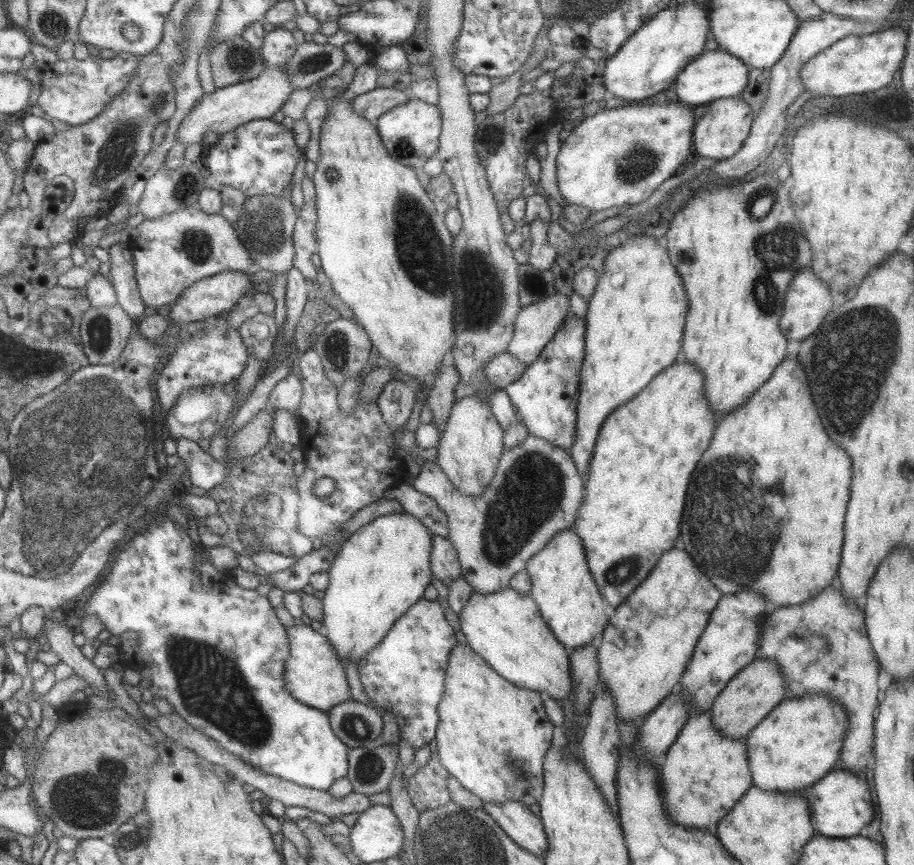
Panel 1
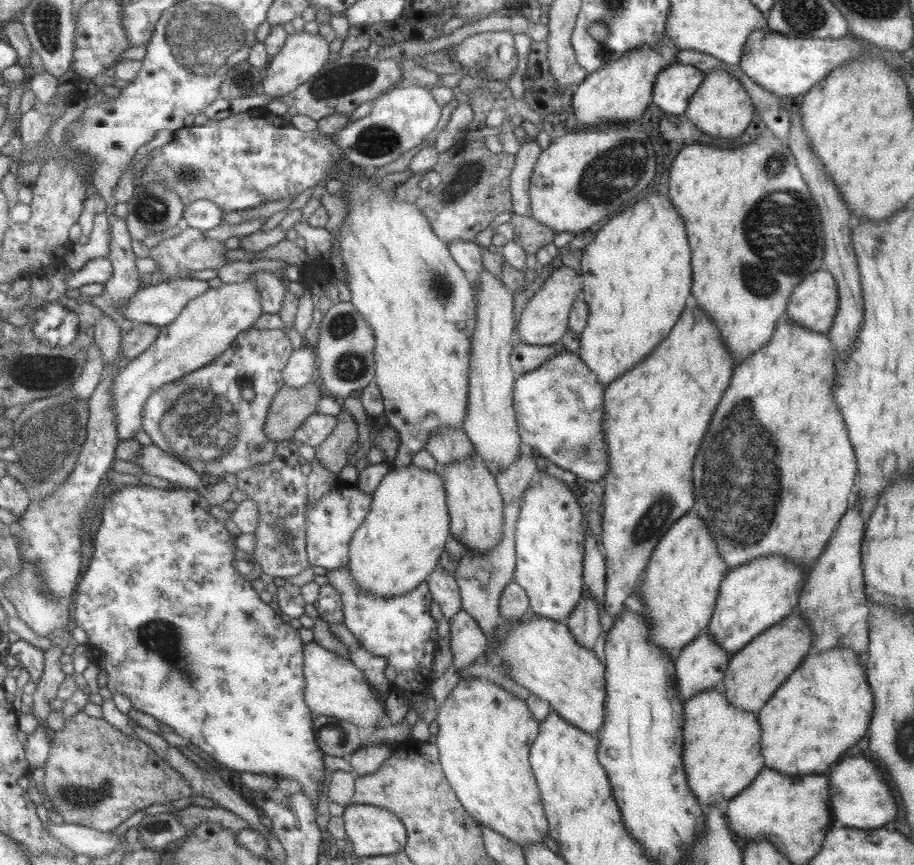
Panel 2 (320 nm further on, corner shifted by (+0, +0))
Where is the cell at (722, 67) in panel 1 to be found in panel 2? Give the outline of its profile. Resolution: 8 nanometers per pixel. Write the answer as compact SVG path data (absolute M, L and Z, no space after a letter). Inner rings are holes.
M675 62L667 65L666 69L655 75L652 108L655 104L667 114L681 114L699 84L703 82L703 78L705 74L692 66Z

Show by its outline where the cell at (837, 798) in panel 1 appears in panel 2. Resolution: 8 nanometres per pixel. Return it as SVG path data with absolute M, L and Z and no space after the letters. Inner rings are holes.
M863 756L841 760L829 776L828 797L833 822L861 830L890 827L897 816L897 802L889 787L873 760Z

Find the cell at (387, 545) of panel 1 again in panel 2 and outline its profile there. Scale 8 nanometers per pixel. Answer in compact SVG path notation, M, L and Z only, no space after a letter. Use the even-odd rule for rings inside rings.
M390 465L372 492L369 510L349 541L347 568L359 590L391 598L415 590L438 566L449 532L443 479L437 470Z

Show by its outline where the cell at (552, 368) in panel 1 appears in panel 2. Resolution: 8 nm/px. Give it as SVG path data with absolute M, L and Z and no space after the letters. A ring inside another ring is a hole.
M557 350L555 355L547 358L535 370L516 376L512 405L516 414L518 433L522 445L547 458L557 467L569 470L578 480L599 482L607 472L607 442L601 430L603 422L604 387L589 367L569 350Z

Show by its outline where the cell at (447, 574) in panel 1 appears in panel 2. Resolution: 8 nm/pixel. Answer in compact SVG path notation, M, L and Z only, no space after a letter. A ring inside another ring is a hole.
M437 566L426 580L432 600L437 602L445 620L450 621L460 608L460 594L455 576Z

